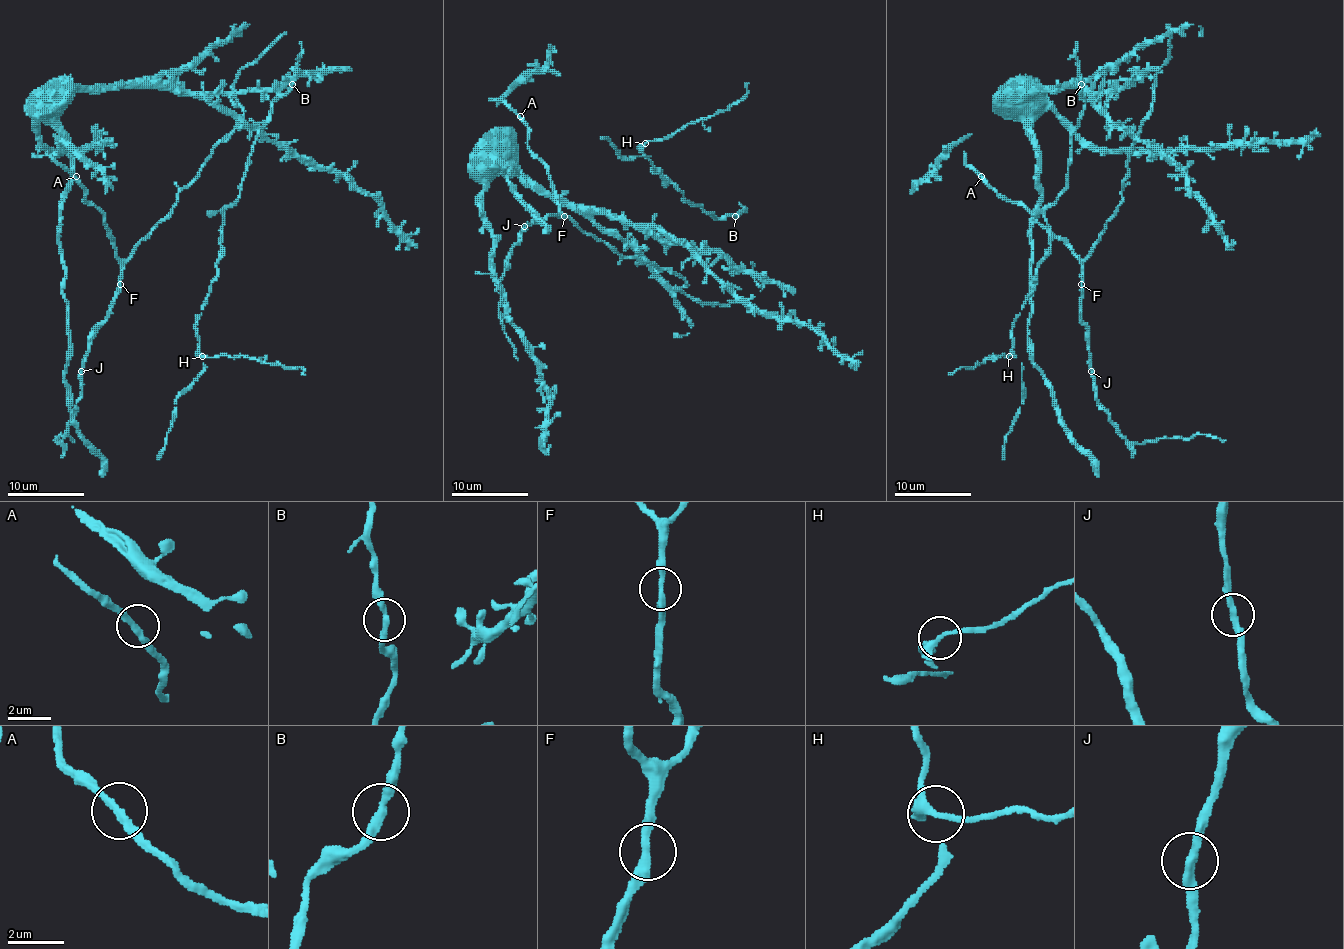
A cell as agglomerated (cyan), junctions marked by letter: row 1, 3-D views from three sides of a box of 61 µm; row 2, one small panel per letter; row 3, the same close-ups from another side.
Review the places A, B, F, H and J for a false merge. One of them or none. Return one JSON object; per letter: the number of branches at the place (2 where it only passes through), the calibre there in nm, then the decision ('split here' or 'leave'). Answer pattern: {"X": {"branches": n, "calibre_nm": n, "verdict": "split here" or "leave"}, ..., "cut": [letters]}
{"A": {"branches": 2, "calibre_nm": 280, "verdict": "leave"}, "B": {"branches": 2, "calibre_nm": 280, "verdict": "leave"}, "F": {"branches": 2, "calibre_nm": 300, "verdict": "leave"}, "H": {"branches": 2, "calibre_nm": 320, "verdict": "leave"}, "J": {"branches": 2, "calibre_nm": 320, "verdict": "leave"}, "cut": []}

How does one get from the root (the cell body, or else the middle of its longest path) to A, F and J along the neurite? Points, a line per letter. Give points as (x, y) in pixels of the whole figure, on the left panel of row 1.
A: (209, 97), (247, 126), (213, 149), (126, 259), (76, 176)
F: (209, 97), (247, 126), (236, 126), (213, 149), (178, 194), (176, 205), (140, 242), (124, 265), (120, 284)
J: (209, 97), (247, 126), (236, 126), (213, 149), (176, 205), (140, 242), (80, 371)

